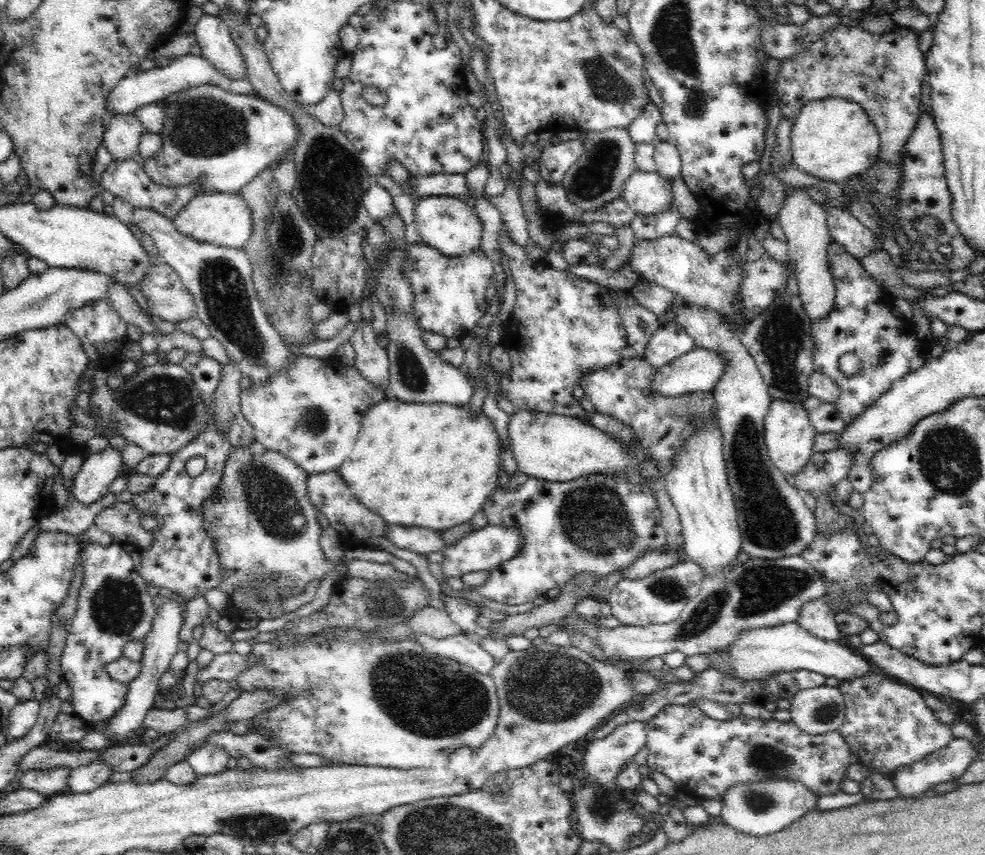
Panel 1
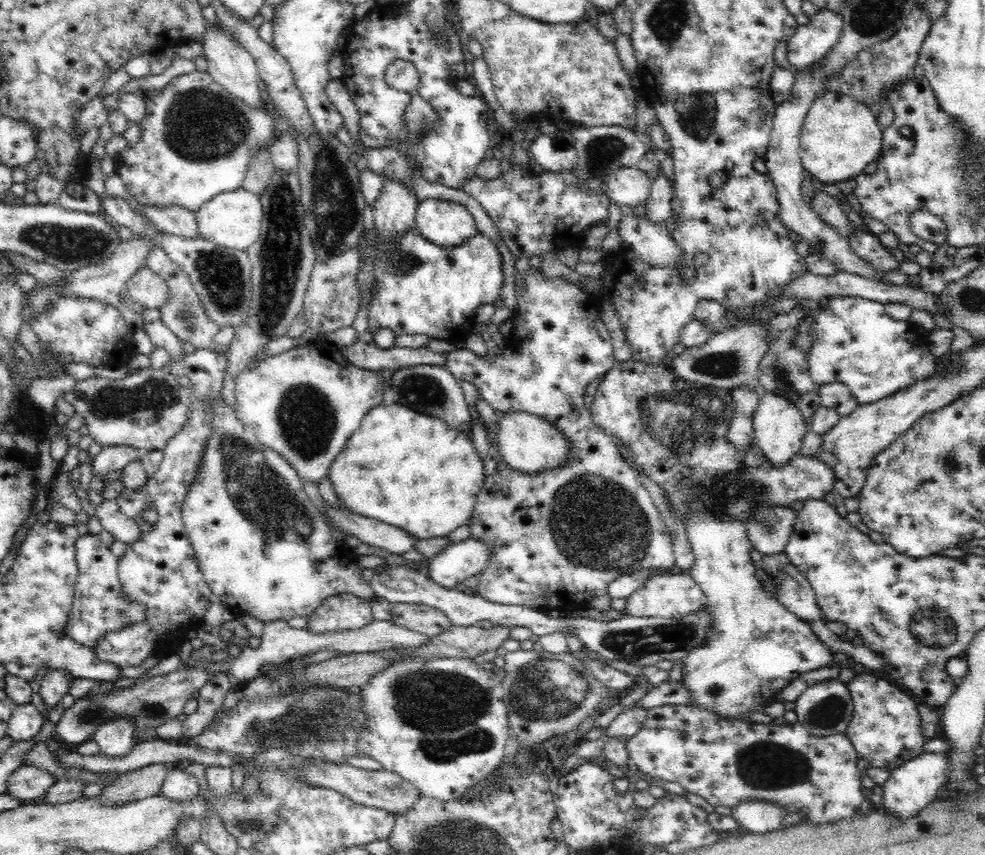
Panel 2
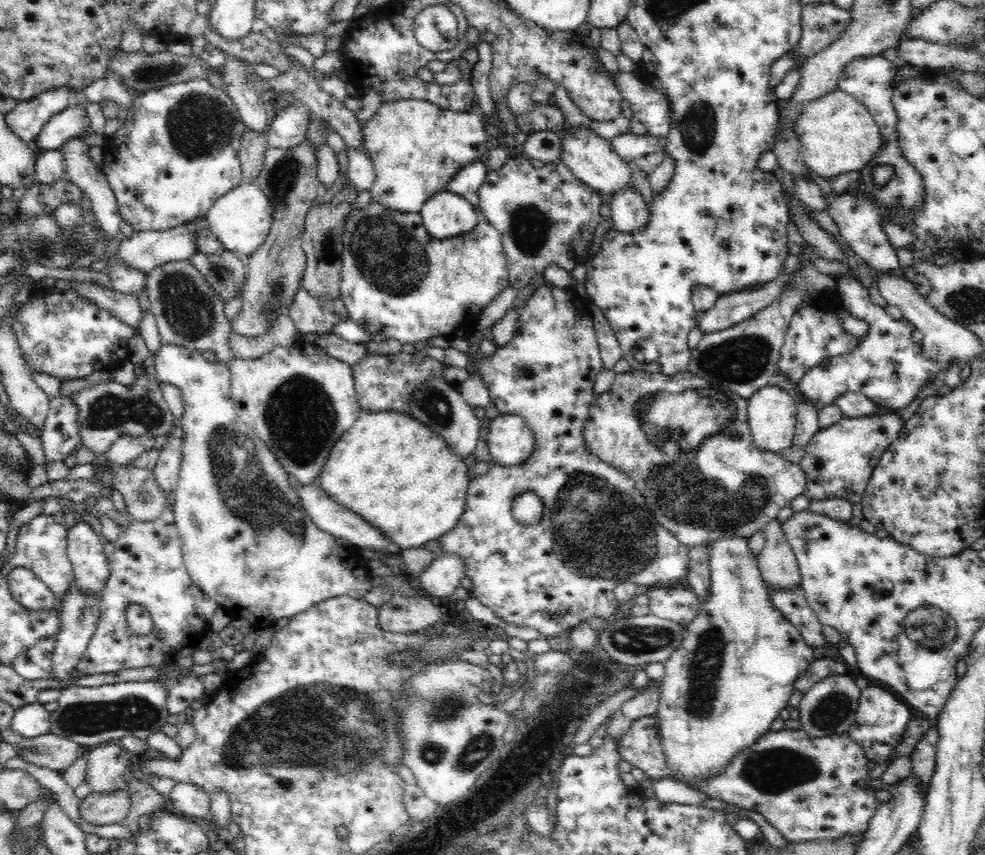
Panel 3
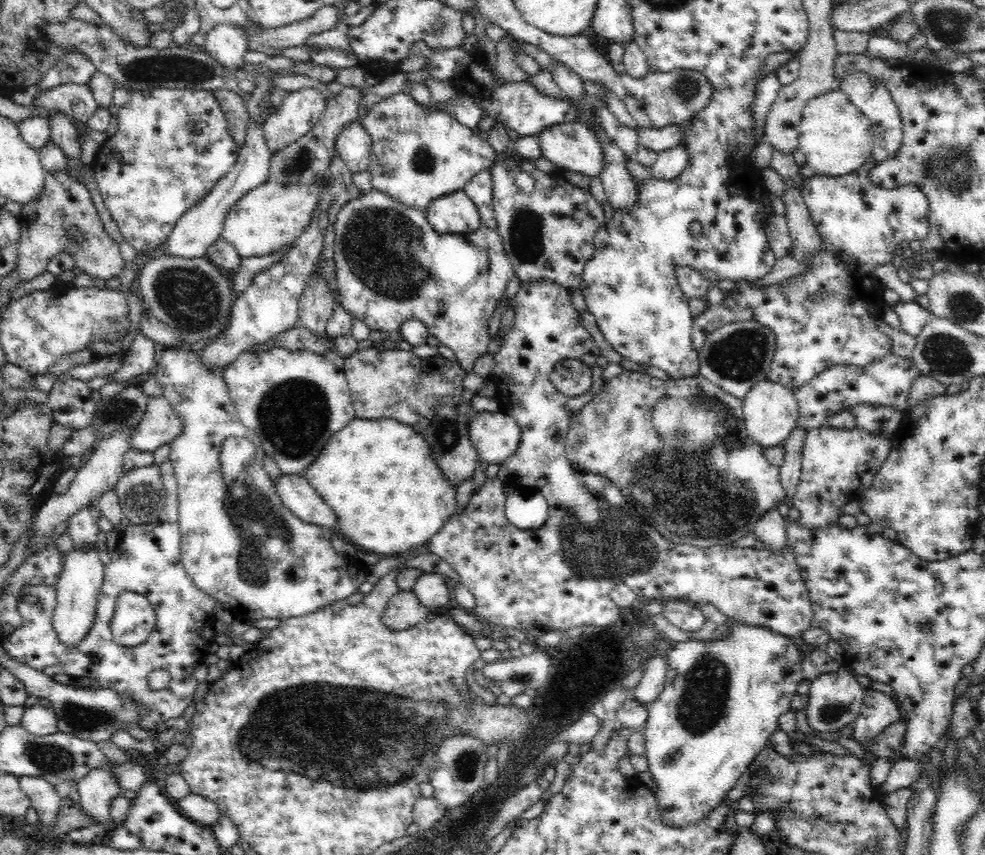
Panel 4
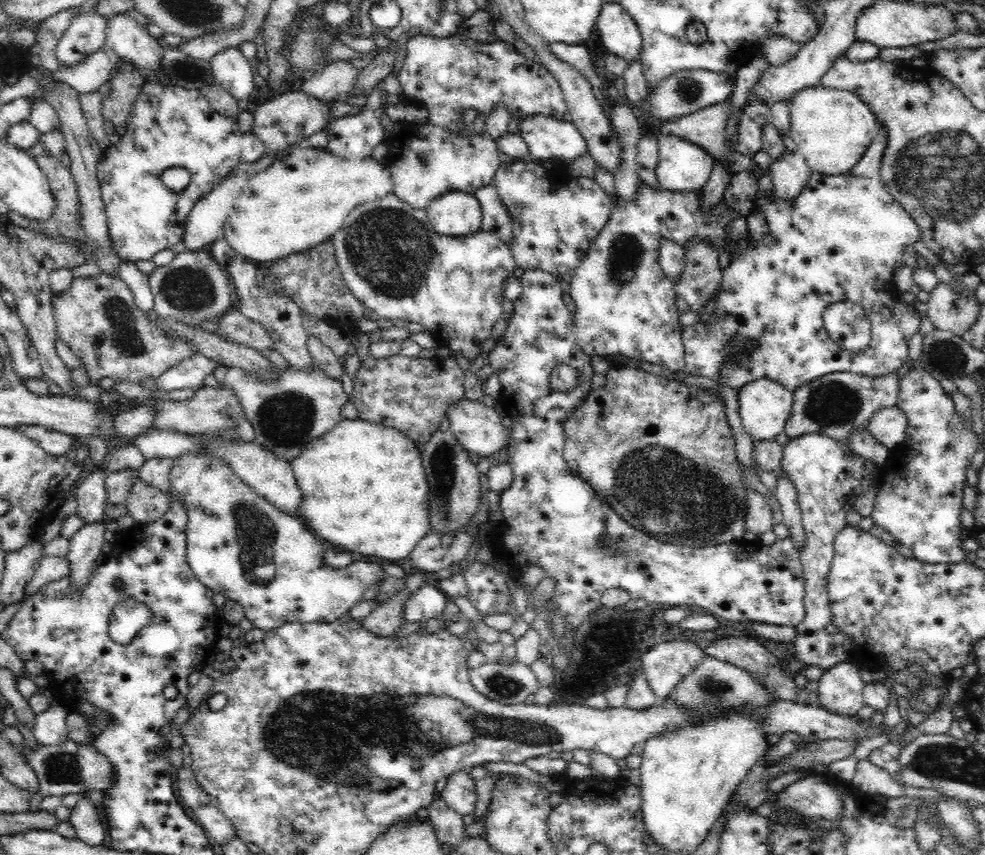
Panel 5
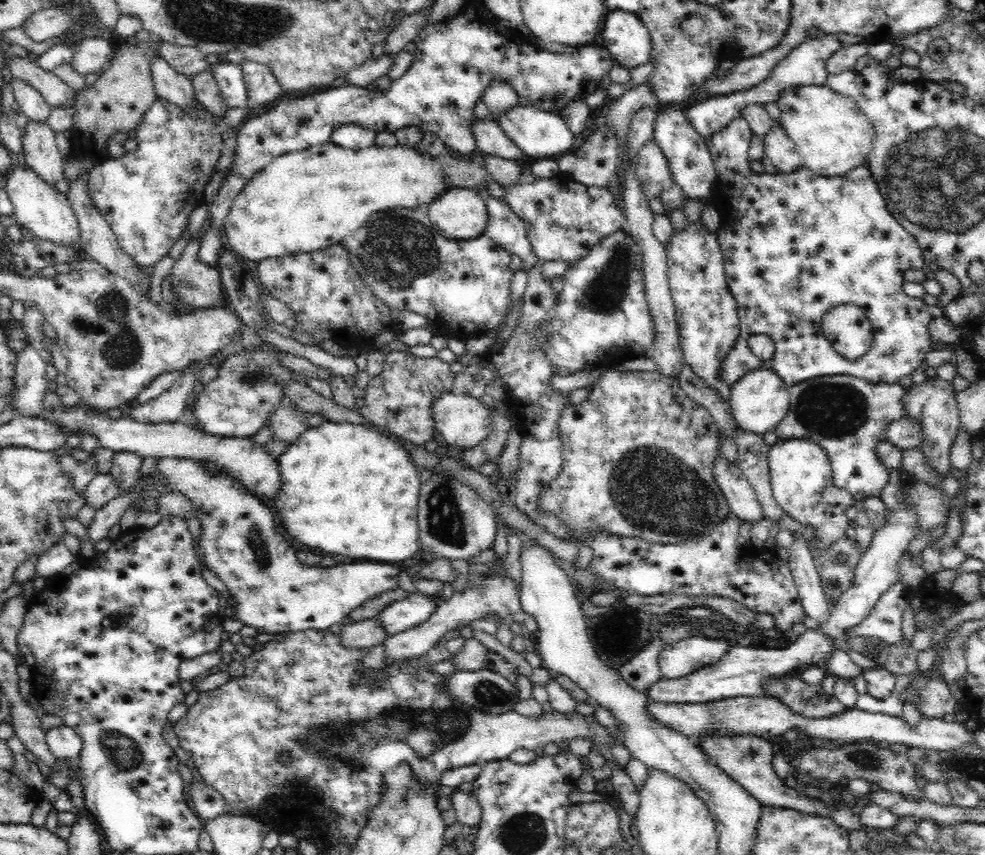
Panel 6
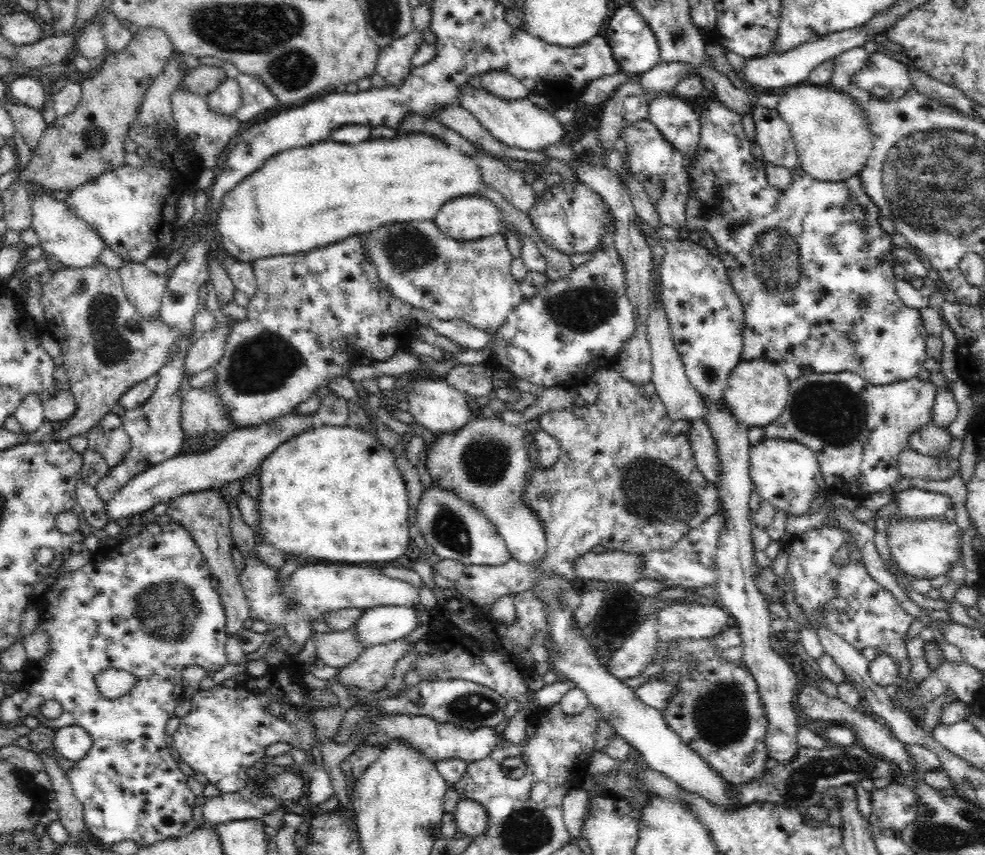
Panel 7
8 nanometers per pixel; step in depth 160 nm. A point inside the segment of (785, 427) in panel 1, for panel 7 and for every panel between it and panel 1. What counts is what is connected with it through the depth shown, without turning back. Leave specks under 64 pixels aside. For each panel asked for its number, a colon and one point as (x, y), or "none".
2: (779, 427)
3: (771, 412)
4: (769, 410)
5: (764, 405)
6: (759, 401)
7: (756, 393)

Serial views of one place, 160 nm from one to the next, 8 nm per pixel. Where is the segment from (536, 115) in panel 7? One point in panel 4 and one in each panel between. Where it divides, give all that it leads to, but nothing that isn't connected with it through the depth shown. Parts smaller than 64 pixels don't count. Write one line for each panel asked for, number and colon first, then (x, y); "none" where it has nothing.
4: (573, 146)
5: (547, 138)
6: (544, 135)

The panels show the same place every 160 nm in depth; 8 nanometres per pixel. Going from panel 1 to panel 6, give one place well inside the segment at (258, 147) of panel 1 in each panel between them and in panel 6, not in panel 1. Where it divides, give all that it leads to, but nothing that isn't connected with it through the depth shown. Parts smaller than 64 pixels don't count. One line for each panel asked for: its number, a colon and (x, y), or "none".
2: (195, 142)
3: (175, 153)
4: (172, 145)
5: (171, 126)
6: (146, 197)

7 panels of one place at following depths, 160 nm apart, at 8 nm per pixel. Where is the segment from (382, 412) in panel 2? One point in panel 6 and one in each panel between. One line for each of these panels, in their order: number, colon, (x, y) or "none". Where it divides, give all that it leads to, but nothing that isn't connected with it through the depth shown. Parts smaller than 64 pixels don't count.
3: (392, 469)
4: (379, 474)
5: (365, 491)
6: (345, 490)

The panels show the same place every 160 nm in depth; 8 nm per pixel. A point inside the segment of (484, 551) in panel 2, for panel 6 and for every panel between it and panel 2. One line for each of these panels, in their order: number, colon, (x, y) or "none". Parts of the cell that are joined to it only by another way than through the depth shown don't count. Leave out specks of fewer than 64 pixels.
3: (443, 575)
4: (431, 591)
5: (427, 602)
6: (409, 612)

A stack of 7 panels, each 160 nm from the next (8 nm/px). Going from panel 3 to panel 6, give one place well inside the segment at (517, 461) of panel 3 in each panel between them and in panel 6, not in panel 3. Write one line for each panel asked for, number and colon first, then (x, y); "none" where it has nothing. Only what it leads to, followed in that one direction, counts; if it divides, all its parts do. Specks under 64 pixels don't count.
4: (494, 435)
5: (477, 427)
6: (462, 420)

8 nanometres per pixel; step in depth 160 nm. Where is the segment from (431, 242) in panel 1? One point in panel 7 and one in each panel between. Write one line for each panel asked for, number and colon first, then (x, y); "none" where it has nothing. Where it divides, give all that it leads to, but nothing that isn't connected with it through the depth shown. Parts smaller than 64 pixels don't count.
2: (442, 222)
3: (445, 214)
4: (455, 213)
5: (456, 213)
6: (460, 213)
7: (467, 218)

